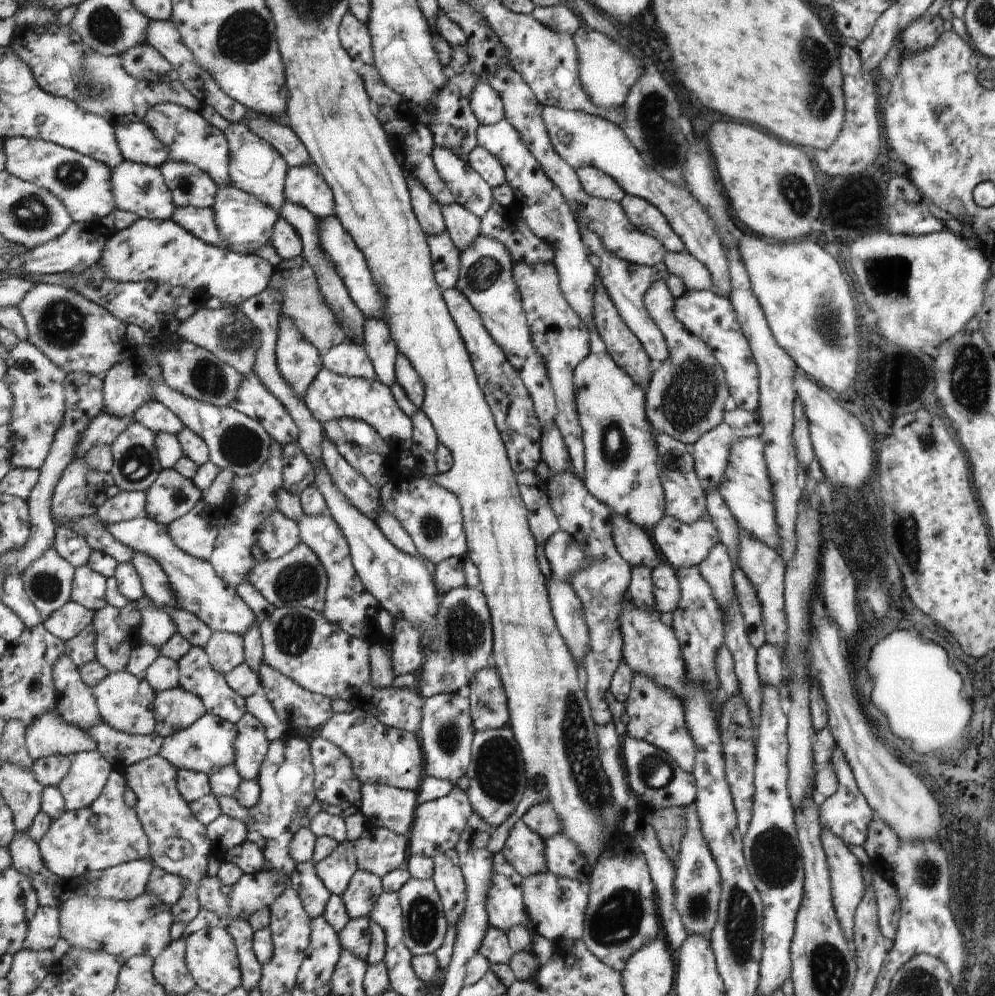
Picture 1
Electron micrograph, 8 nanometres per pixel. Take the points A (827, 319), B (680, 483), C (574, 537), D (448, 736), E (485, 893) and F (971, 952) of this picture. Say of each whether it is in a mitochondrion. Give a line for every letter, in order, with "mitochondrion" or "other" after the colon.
A: mitochondrion
B: other
C: other
D: mitochondrion
E: other
F: other

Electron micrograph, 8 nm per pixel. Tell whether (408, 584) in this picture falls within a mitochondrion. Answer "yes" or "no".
yes

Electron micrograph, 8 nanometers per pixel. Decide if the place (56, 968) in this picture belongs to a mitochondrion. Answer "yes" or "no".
no

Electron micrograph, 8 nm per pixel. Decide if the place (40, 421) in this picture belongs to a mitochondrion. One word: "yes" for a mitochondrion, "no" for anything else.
no

